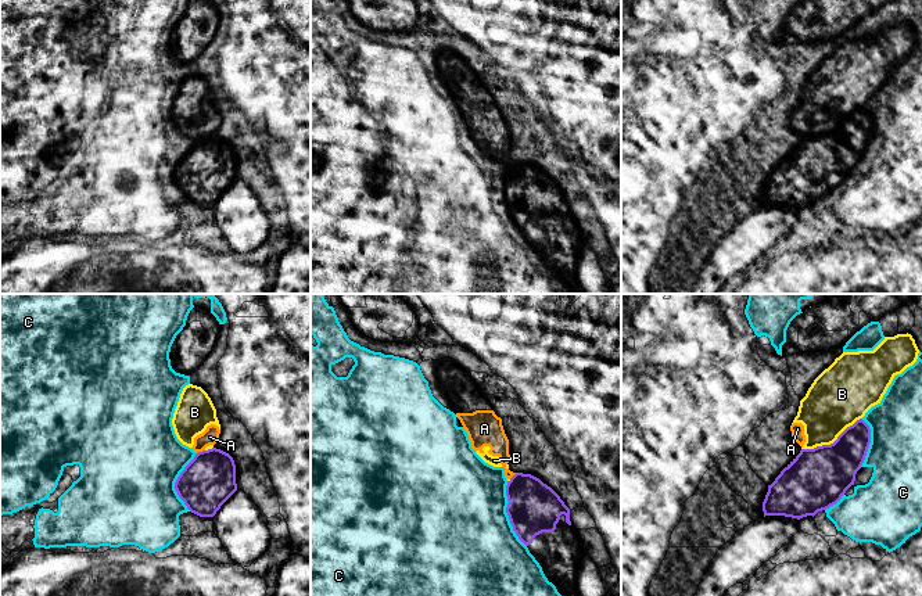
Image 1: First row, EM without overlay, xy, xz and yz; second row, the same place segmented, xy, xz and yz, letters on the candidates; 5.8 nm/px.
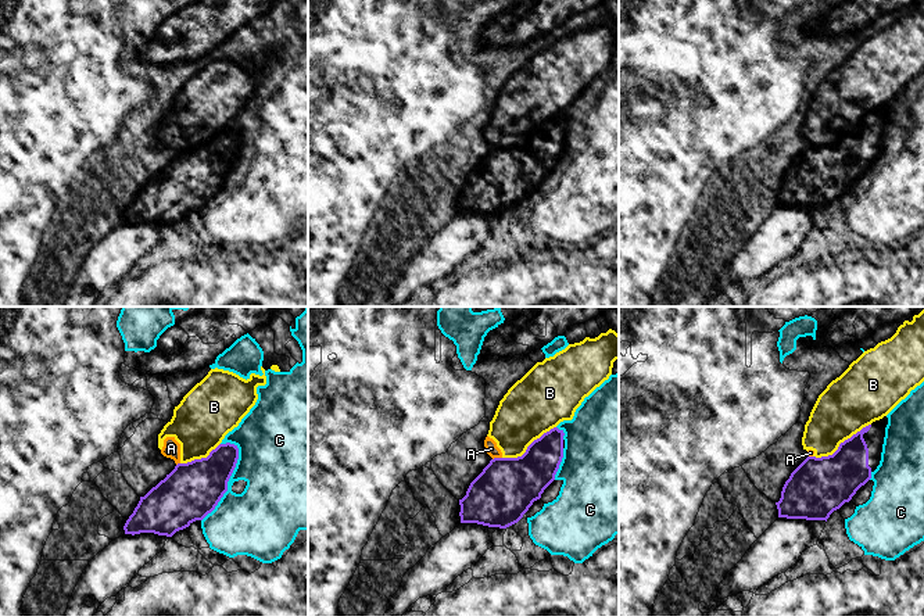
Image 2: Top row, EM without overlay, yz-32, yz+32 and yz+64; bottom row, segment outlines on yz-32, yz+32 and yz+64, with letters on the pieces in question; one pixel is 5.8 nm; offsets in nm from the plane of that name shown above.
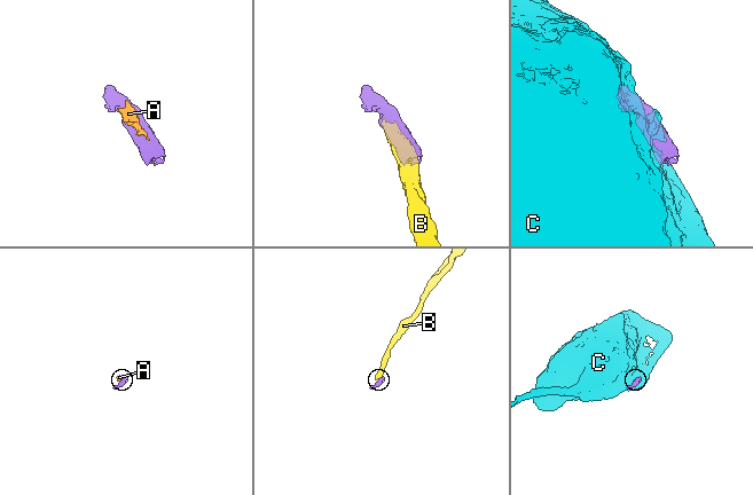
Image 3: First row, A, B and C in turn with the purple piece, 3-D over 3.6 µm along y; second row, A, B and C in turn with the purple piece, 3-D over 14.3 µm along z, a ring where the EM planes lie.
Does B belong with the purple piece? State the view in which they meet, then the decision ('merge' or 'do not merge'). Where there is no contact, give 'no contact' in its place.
contact in yz; do not merge

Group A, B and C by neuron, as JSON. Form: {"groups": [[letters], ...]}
{"groups": [["A", "B"], ["C"]]}

